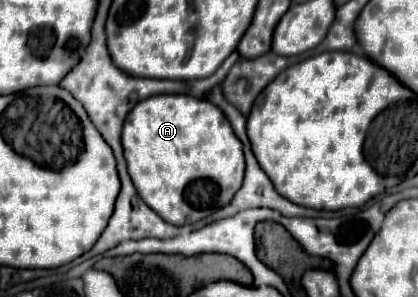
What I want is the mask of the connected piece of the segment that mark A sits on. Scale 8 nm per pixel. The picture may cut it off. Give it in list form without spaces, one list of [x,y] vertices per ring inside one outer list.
[[[168,94],[140,100],[124,120],[124,158],[140,198],[166,222],[182,226],[224,208],[242,186],[242,142],[210,100]]]

